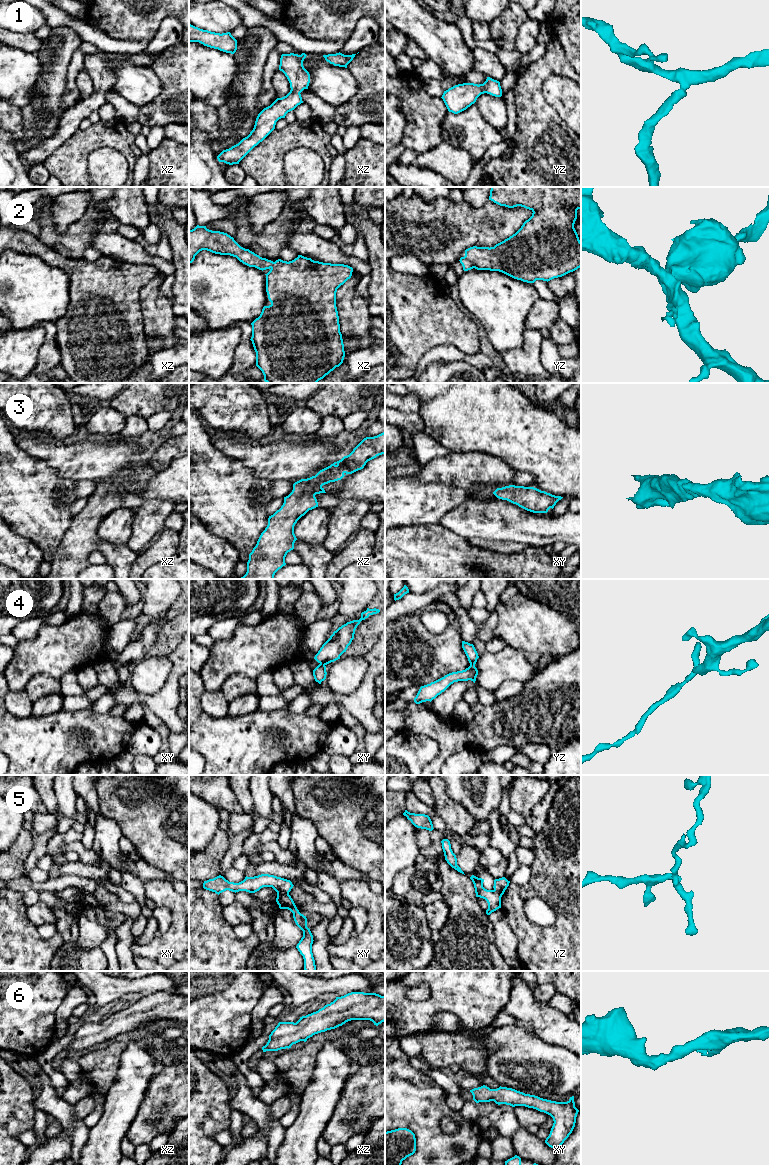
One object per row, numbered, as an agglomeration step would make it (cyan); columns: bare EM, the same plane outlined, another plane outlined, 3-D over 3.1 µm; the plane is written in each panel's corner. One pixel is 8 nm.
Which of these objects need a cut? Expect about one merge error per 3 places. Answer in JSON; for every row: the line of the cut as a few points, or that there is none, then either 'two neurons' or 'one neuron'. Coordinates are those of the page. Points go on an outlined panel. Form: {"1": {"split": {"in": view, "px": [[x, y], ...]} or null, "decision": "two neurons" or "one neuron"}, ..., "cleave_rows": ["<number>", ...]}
{"1": {"split": null, "decision": "one neuron"}, "2": {"split": null, "decision": "one neuron"}, "3": {"split": null, "decision": "one neuron"}, "4": {"split": {"in": "xy", "px": [[320, 663], [324, 665]]}, "decision": "two neurons"}, "5": {"split": {"in": "xy", "px": [[277, 891], [288, 893]]}, "decision": "two neurons"}, "6": {"split": null, "decision": "one neuron"}, "cleave_rows": ["4", "5"]}

